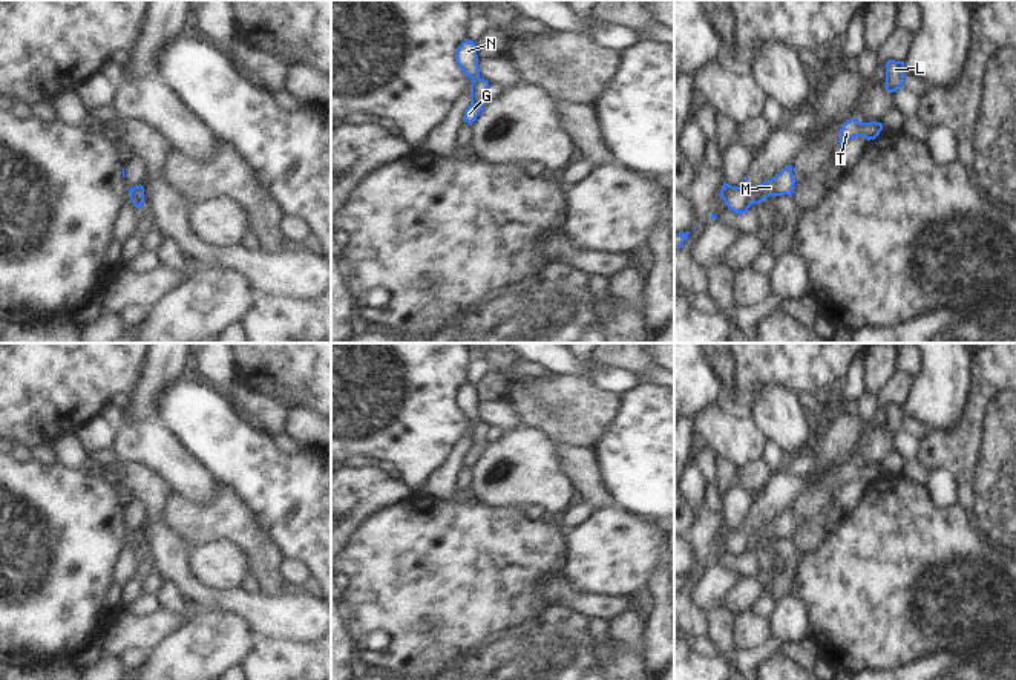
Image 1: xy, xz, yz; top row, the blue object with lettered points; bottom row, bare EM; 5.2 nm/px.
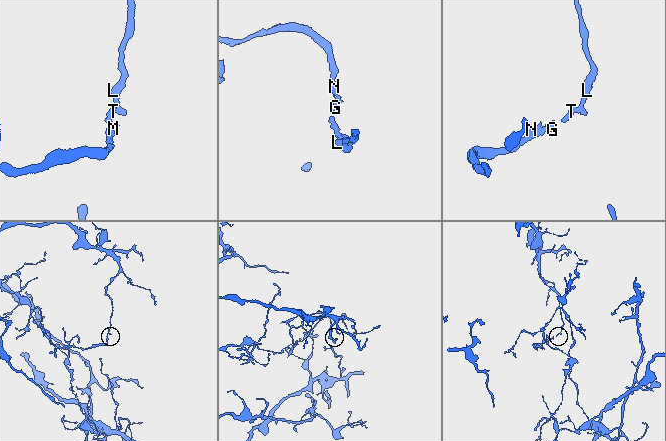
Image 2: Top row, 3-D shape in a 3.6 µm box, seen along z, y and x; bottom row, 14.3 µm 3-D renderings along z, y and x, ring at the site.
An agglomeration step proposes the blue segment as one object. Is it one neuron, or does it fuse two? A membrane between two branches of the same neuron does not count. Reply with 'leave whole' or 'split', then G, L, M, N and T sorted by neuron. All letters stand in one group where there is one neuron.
split; G L M T / N

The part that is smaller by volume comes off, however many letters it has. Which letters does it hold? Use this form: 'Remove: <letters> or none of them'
Remove: N

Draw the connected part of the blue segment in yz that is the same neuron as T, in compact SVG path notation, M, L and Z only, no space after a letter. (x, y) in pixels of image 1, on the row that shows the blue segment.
M855 118L847 119L843 127L840 129L840 145L849 139L854 139L857 136L863 136L864 139L870 141L875 139L880 132L883 130L883 124L872 121L872 123L860 123Z

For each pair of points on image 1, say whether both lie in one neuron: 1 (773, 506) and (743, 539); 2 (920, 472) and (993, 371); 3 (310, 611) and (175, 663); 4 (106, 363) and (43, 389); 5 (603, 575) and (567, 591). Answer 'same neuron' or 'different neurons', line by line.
1: same neuron
2: different neurons
3: different neurons
4: same neuron
5: different neurons

